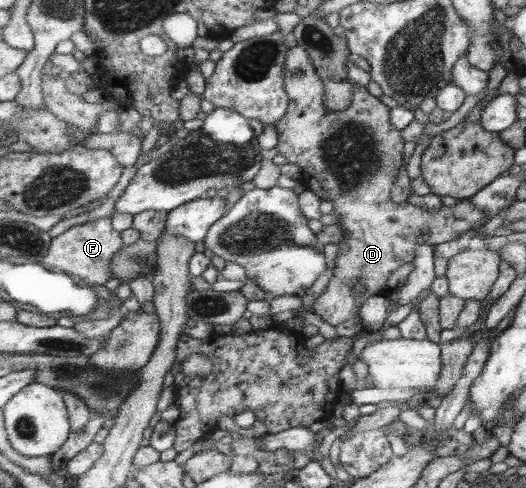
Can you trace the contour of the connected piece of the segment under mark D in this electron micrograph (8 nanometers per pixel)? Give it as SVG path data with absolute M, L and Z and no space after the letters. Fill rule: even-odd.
M291 43L291 50L284 65L284 88L287 90L291 107L287 116L276 126L279 143L276 150L278 159L300 166L306 187L320 196L320 199L337 213L340 228L345 230L345 238L338 242L339 250L335 257L335 269L328 288L315 300L312 306L314 314L320 316L332 326L338 326L350 318L360 318L360 309L365 300L372 296L389 297L396 289L390 289L386 284L392 274L404 266L406 262L413 262L416 258L418 236L431 232L427 238L434 246L450 242L470 232L474 227L486 221L486 212L482 212L470 199L459 199L453 207L444 207L436 212L425 210L420 206L412 206L407 202L396 204L392 200L392 186L398 180L398 172L404 162L404 138L400 131L392 125L391 109L380 102L380 98L372 96L366 86L352 86L353 109L333 112L326 109L326 87L316 73L316 65L307 49L299 44ZM358 283L367 286L367 292L355 294L353 290Z

